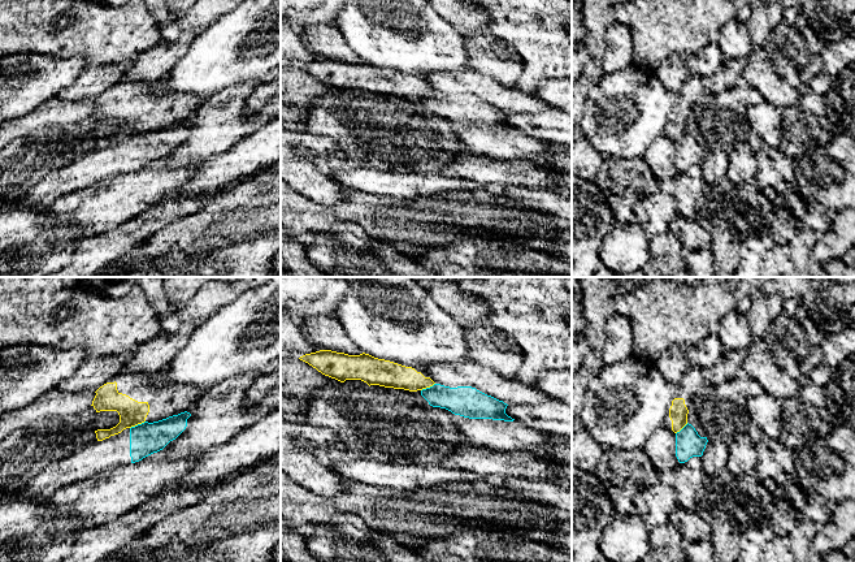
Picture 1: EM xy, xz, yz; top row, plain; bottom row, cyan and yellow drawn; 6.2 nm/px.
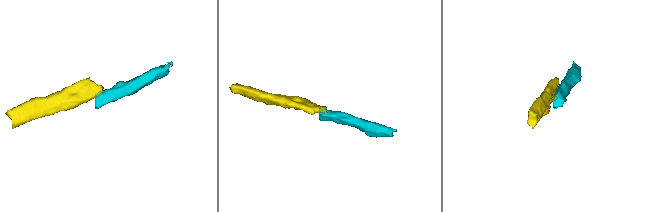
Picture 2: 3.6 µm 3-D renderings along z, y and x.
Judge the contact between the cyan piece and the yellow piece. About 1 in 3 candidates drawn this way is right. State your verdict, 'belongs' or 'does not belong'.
does not belong

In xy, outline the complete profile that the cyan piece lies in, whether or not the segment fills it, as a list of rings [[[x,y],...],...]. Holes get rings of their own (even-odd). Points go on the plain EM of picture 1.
[[[185,120],[159,130],[144,130],[103,150],[90,151],[71,164],[51,164],[45,177],[27,195],[13,202],[10,208],[19,204],[49,208],[58,198],[95,182],[139,170],[175,148],[186,138],[190,125]]]

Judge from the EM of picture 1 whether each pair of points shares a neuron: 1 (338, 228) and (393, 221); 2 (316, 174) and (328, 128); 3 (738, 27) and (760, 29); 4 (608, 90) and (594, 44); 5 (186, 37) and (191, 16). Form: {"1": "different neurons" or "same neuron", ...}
{"1": "different neurons", "2": "different neurons", "3": "different neurons", "4": "different neurons", "5": "different neurons"}

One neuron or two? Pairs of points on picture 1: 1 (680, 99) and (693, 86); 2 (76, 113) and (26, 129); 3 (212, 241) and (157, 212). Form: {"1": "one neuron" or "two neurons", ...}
{"1": "one neuron", "2": "one neuron", "3": "two neurons"}

